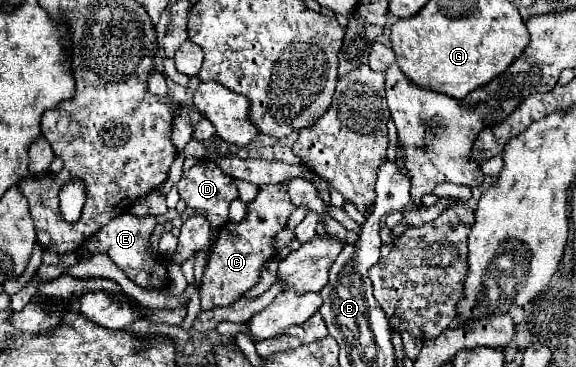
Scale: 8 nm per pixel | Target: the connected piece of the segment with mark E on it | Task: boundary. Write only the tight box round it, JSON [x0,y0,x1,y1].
[83,214,169,290]

